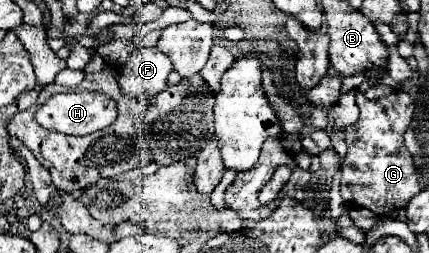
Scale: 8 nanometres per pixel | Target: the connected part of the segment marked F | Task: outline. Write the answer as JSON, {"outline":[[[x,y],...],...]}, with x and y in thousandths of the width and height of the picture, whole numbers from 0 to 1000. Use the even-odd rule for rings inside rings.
{"outline":[[[326,186],[289,249],[280,344],[294,375],[352,391],[392,344],[396,281],[401,241],[368,186]]]}

